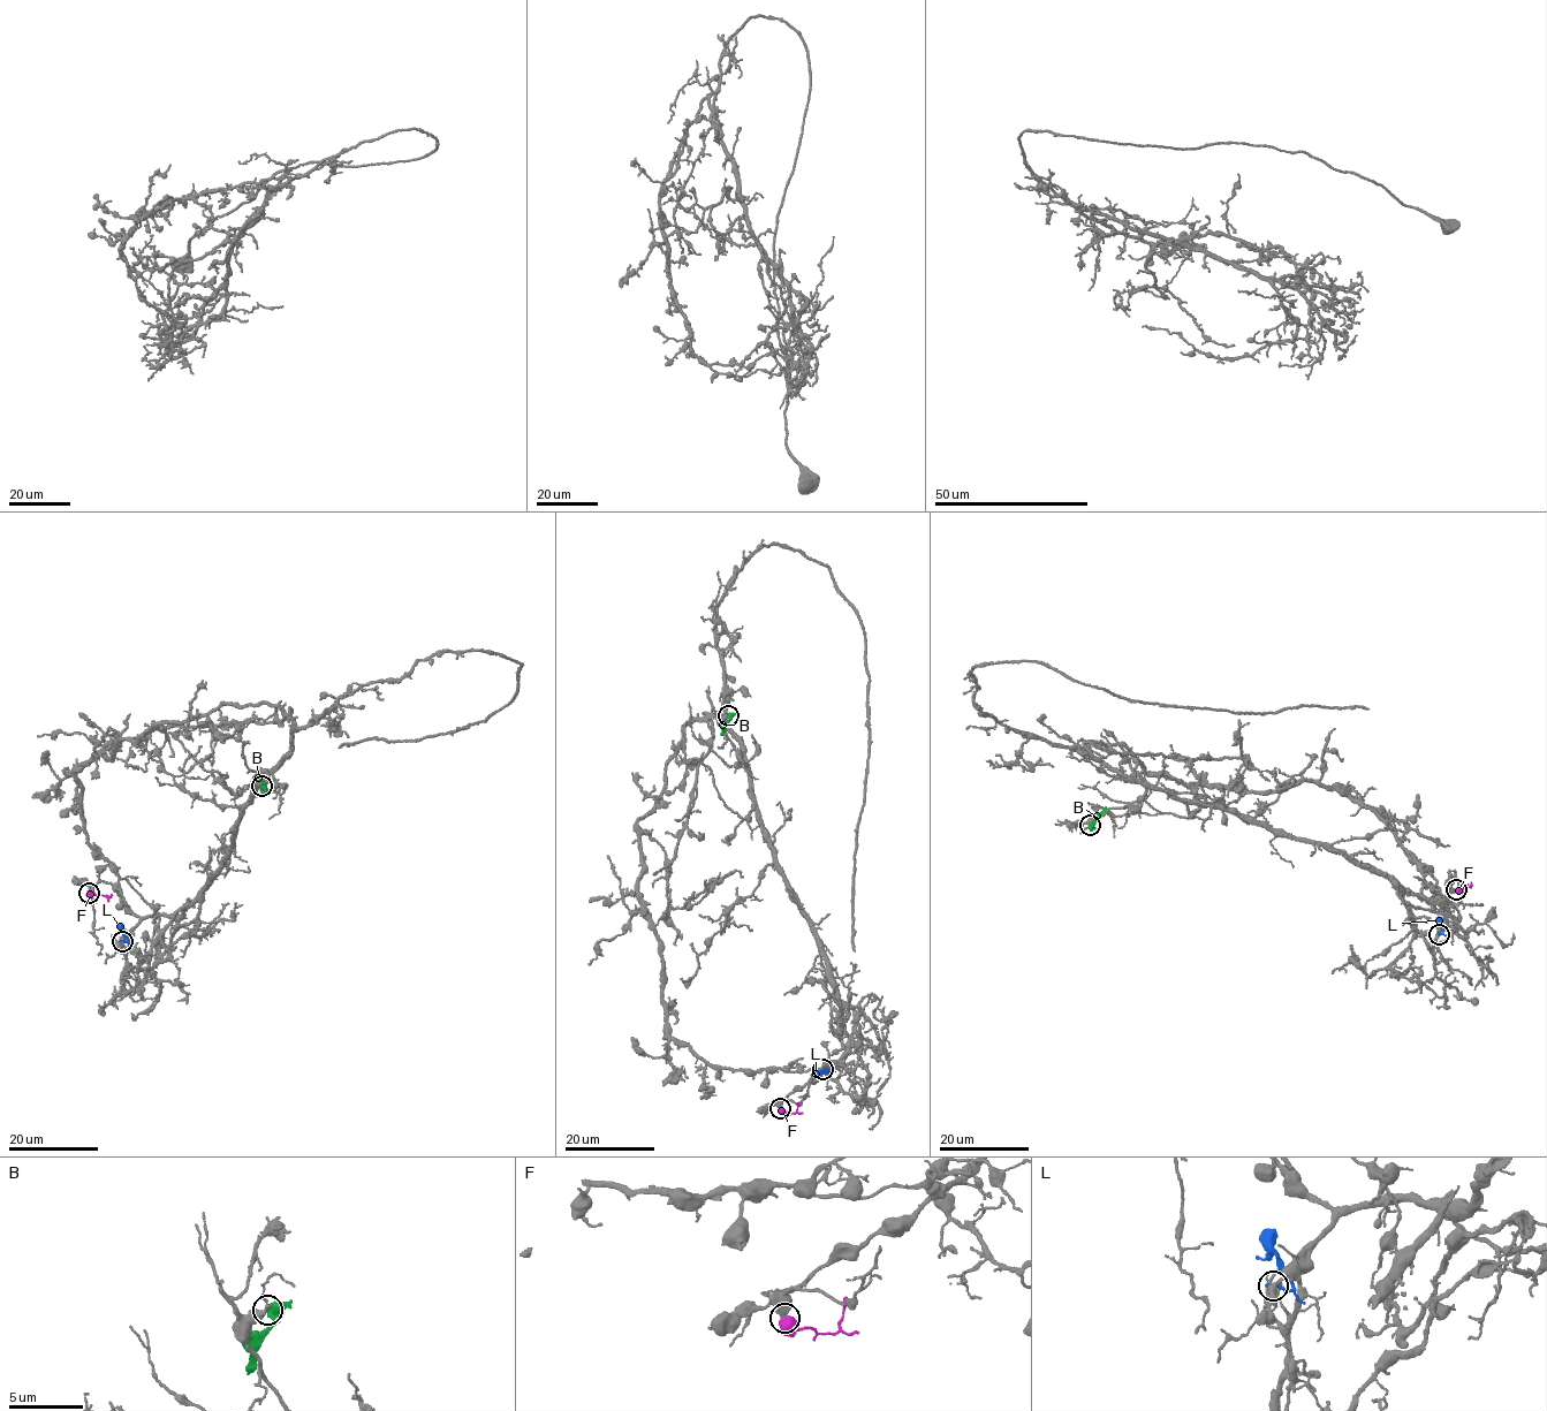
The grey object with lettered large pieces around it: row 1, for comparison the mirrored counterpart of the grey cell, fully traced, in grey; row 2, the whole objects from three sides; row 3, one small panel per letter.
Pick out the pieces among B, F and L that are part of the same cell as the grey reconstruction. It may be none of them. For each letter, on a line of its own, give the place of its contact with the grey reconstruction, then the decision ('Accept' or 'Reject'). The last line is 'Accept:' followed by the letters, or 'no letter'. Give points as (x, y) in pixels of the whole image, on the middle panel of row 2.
B: Touches grey at (728, 715). Reject
F: Touches grey at (780, 1108). Reject
L: Touches grey at (823, 1069). Reject
Accept: no letter

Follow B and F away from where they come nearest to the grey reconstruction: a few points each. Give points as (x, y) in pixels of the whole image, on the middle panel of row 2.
B: (727, 715), (729, 719), (721, 735)
F: (780, 1108), (795, 1113), (798, 1102)

